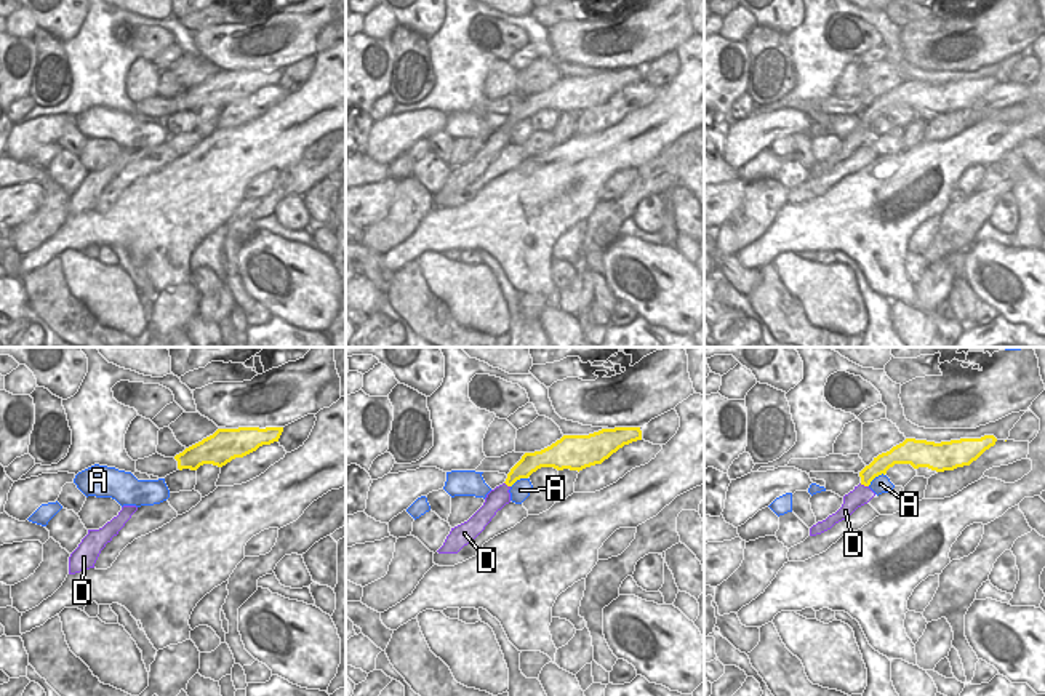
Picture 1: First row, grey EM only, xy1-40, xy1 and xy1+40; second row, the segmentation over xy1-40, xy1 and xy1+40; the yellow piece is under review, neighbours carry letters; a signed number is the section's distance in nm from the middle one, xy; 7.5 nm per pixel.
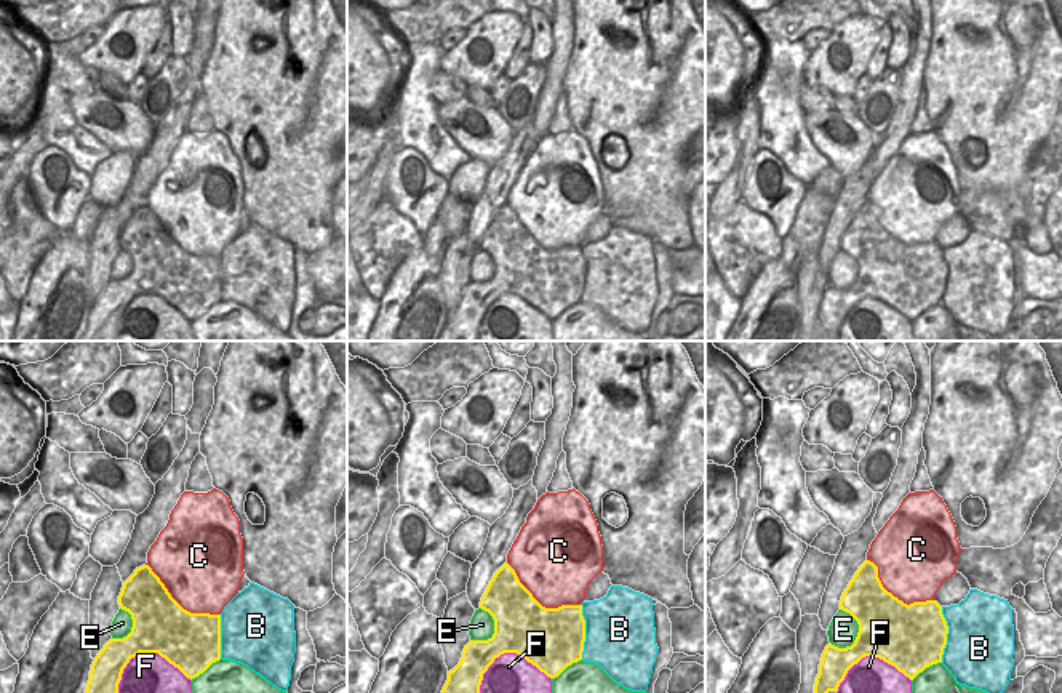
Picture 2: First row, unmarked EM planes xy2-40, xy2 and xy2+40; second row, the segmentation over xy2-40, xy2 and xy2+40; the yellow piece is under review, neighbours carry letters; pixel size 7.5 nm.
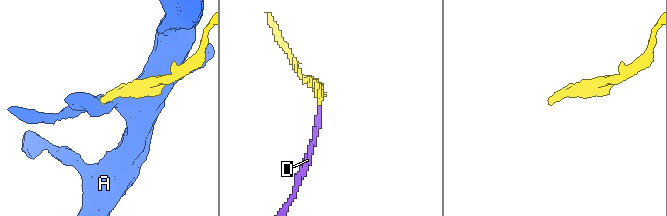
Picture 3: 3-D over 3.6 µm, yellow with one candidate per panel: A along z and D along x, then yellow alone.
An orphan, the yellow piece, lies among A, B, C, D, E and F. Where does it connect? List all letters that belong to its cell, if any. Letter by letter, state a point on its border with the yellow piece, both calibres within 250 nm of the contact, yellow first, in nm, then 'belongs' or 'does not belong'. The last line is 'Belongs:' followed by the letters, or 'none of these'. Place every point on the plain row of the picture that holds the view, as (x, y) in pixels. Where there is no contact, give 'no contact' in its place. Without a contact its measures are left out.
A: xy1+40 (876, 117) | 140/130 nm | does not belong
B: xy2+40 (947, 274) | 480/500 nm | does not belong
C: xy2-40 (178, 245) | 420/500 nm | does not belong
D: xy1+40 (864, 127) | 140/150 nm | belongs
E: xy2+40 (859, 269) | 460/220 nm | does not belong
F: xy2-40 (141, 293) | 420/440 nm | does not belong
Belongs: D

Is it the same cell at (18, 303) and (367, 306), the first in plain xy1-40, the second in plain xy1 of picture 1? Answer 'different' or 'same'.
same

